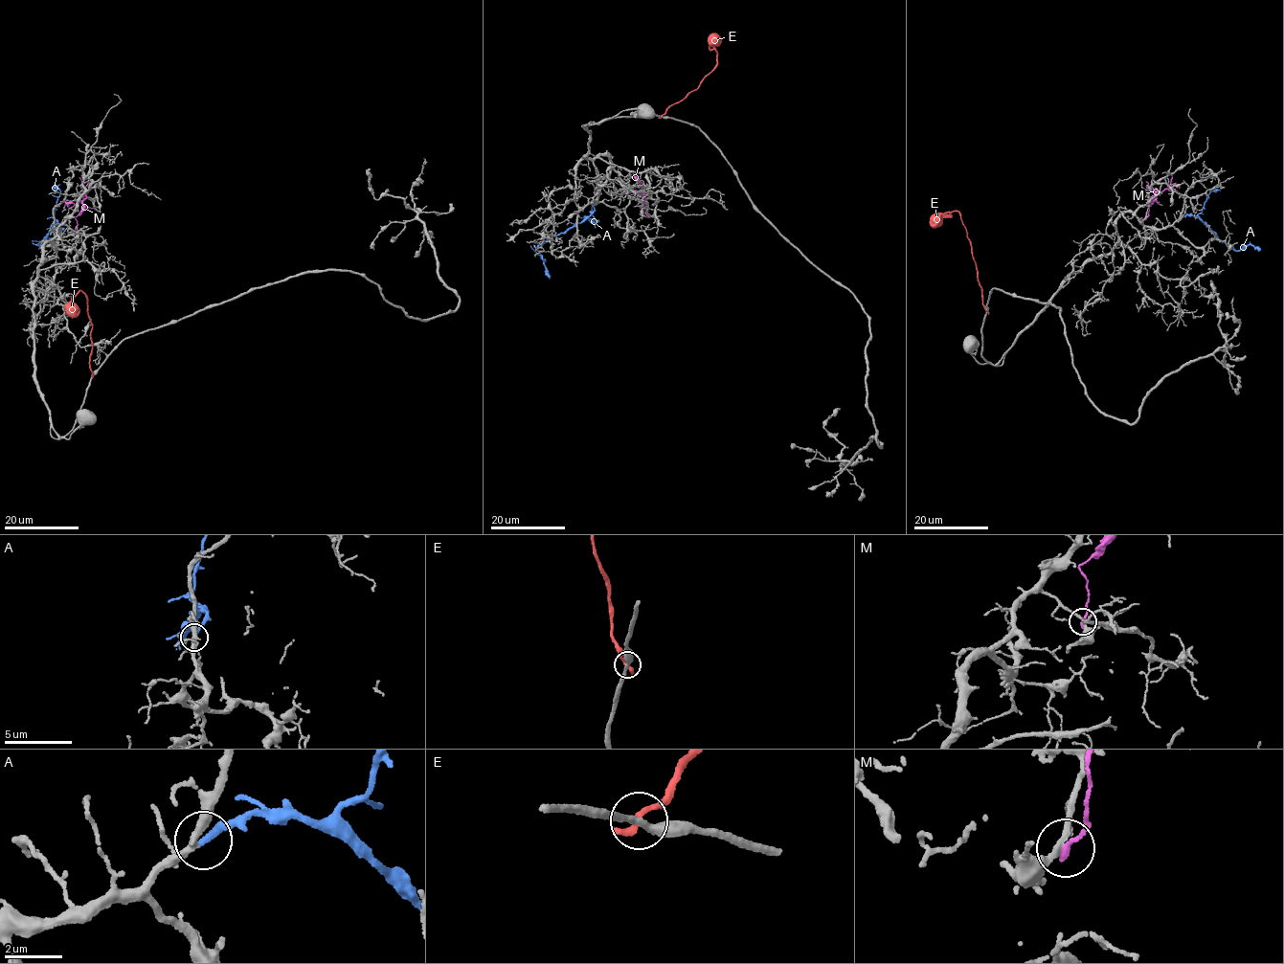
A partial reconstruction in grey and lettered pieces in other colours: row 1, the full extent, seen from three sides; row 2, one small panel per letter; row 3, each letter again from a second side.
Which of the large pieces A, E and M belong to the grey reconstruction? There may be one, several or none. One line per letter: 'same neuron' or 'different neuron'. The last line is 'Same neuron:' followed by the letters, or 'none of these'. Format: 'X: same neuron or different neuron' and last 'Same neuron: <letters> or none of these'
A: same neuron
E: different neuron
M: different neuron
Same neuron: A

